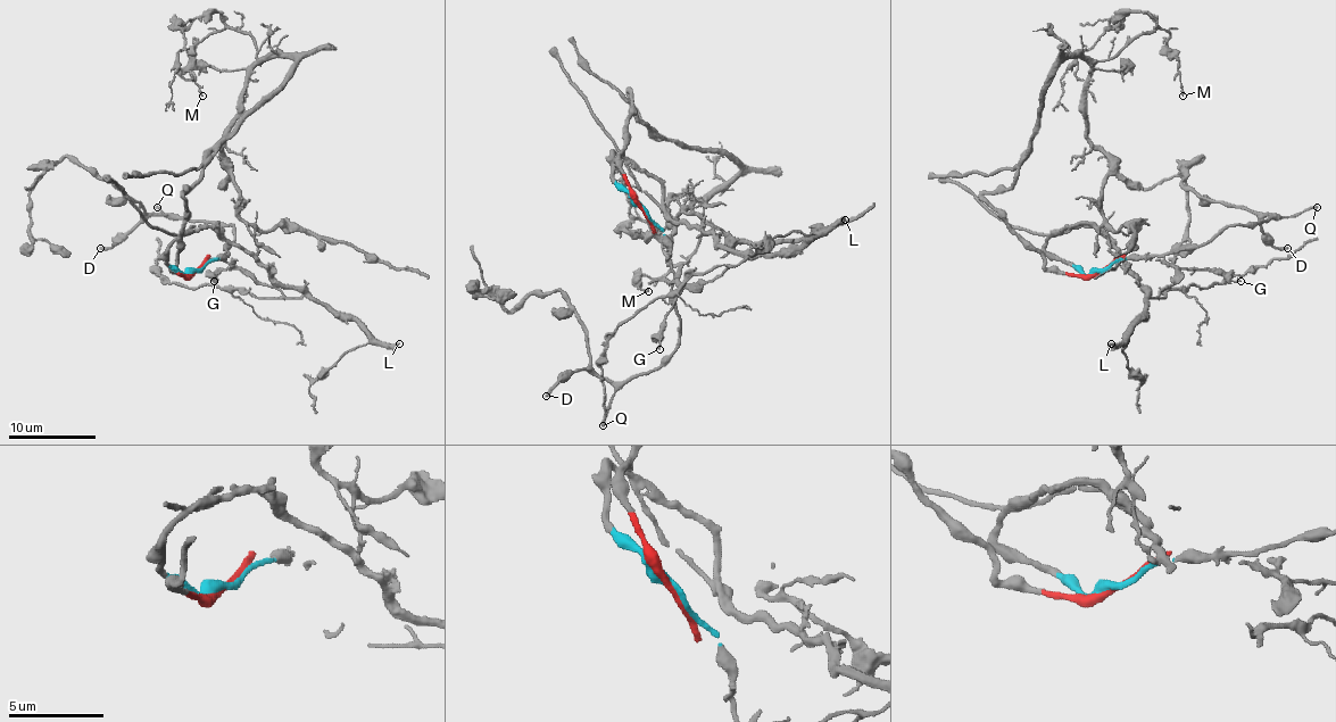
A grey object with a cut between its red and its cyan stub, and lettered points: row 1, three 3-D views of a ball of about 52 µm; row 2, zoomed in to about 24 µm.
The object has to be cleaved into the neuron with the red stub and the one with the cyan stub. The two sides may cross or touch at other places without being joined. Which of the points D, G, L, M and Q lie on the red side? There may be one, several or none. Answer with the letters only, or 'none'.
M

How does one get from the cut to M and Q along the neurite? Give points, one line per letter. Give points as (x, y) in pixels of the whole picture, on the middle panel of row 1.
M: (640, 208), (620, 157), (629, 92), (645, 125), (740, 168), (703, 208), (693, 254), (640, 277), (648, 290)
Q: (640, 208), (664, 234), (679, 337), (677, 347), (657, 367), (631, 375), (614, 393), (603, 426)

